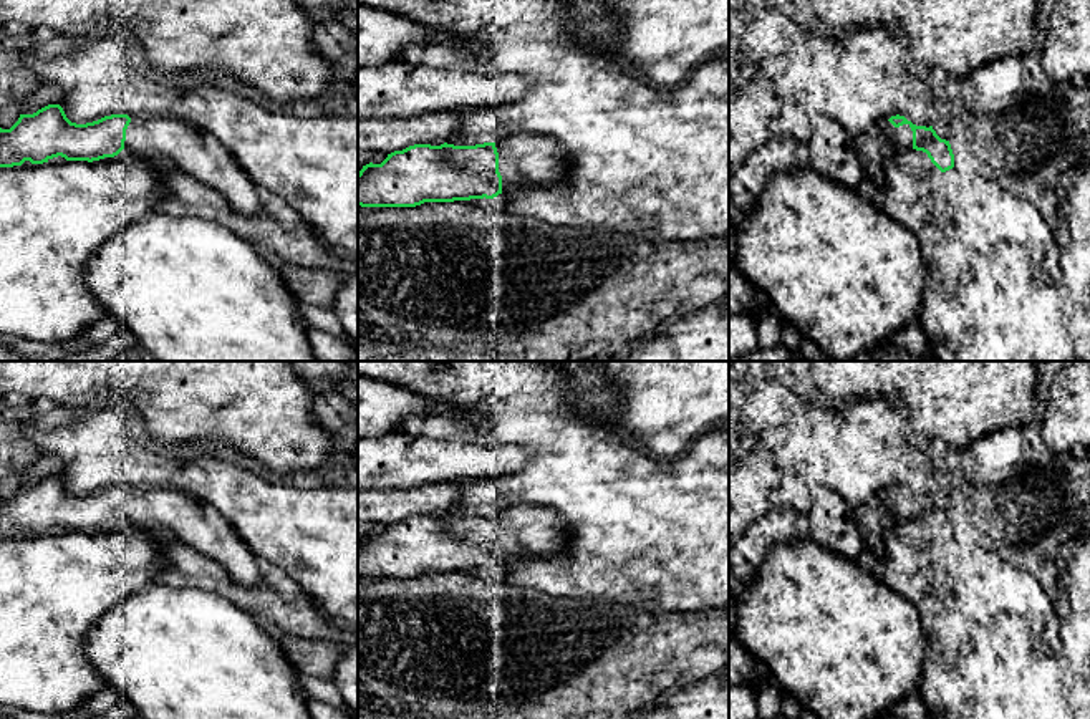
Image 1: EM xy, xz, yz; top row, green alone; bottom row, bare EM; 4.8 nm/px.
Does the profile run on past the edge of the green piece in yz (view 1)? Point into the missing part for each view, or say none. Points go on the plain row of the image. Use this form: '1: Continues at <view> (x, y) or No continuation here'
1: Continues at yz (900, 509)

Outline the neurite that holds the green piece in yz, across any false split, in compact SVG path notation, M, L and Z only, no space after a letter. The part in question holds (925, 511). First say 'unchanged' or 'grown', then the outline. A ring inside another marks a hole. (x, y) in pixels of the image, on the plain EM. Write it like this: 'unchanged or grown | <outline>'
grown | M896 485L881 492L876 499L876 505L890 514L898 524L909 520L926 524L941 543L954 538L954 525L949 512L941 510L933 497L916 497L904 487Z

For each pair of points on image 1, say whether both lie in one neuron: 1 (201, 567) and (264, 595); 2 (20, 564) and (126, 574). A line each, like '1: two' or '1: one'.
1: one
2: one

